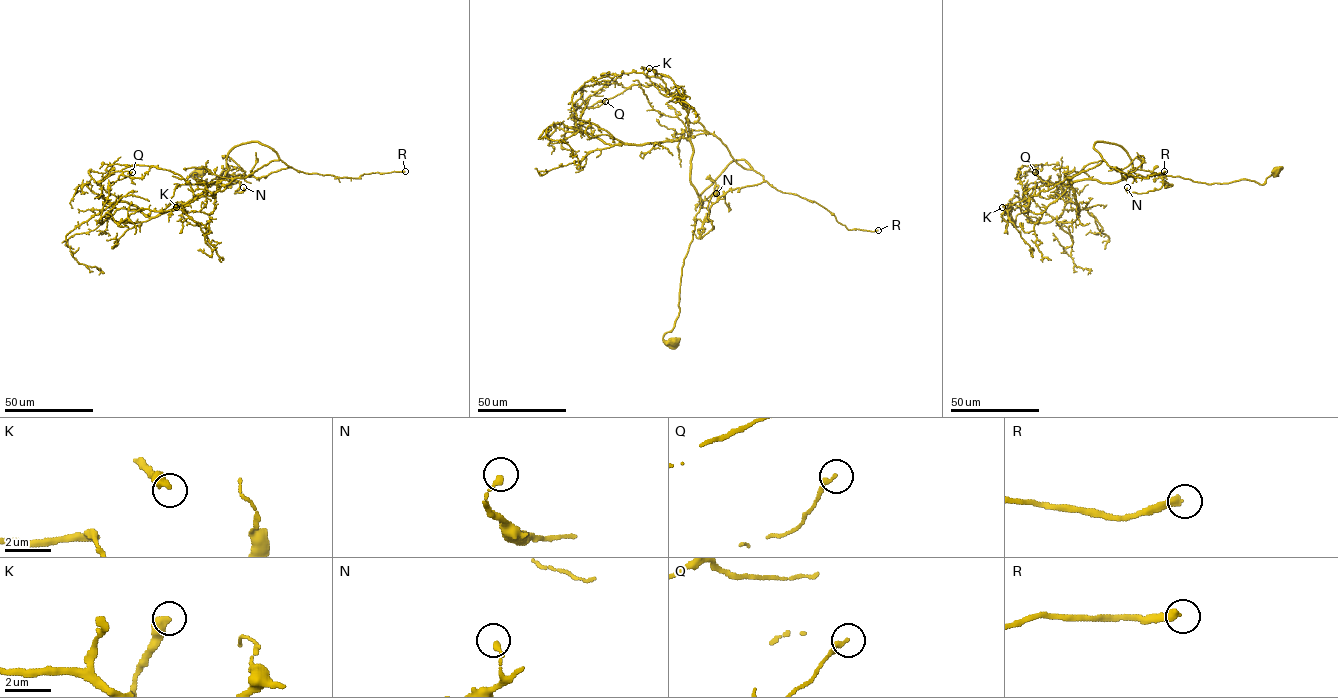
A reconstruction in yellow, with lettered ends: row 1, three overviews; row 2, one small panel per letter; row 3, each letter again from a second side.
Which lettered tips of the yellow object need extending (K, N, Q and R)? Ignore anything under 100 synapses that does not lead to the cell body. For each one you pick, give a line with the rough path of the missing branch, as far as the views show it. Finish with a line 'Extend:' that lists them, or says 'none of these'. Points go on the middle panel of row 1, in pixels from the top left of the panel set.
Extend: R

